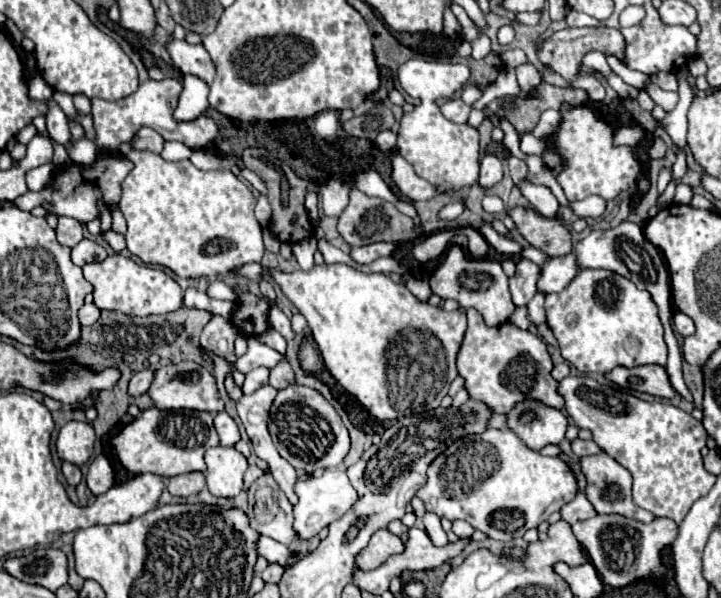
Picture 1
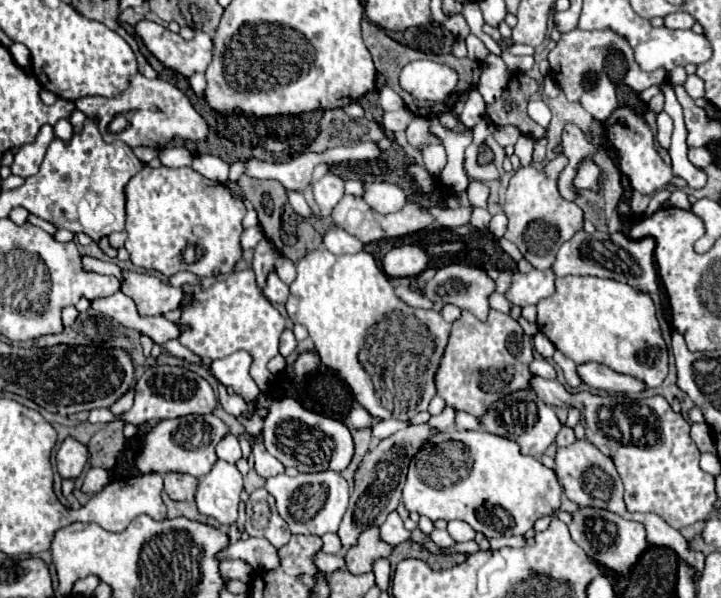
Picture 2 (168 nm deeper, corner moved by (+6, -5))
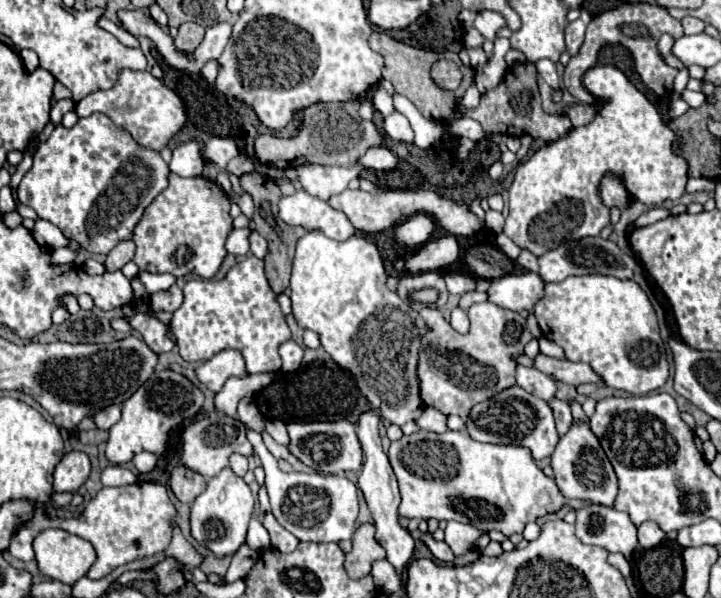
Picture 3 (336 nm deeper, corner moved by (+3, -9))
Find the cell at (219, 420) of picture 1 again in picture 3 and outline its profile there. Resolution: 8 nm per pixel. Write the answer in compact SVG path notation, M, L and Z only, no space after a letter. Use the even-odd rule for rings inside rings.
M232 455L230 457L230 467L238 477L244 477L244 473L248 471L248 459L242 455Z

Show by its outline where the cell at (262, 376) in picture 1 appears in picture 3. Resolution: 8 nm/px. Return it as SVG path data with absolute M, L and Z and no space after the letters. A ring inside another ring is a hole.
M252 253L236 263L222 281L192 279L184 285L184 303L174 311L170 329L184 361L204 361L224 349L236 349L246 359L248 373L278 371L278 347L290 339L290 329L264 275L264 261Z

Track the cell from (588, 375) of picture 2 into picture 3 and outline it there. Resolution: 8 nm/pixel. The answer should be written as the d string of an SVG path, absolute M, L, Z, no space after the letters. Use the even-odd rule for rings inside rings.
M538 353L532 361L532 367L536 367L538 371L542 371L546 375L552 375L558 381L570 383L570 385L580 385L580 383L602 385L602 379L586 363L574 363L568 359L554 359L554 357L546 357L546 355Z

